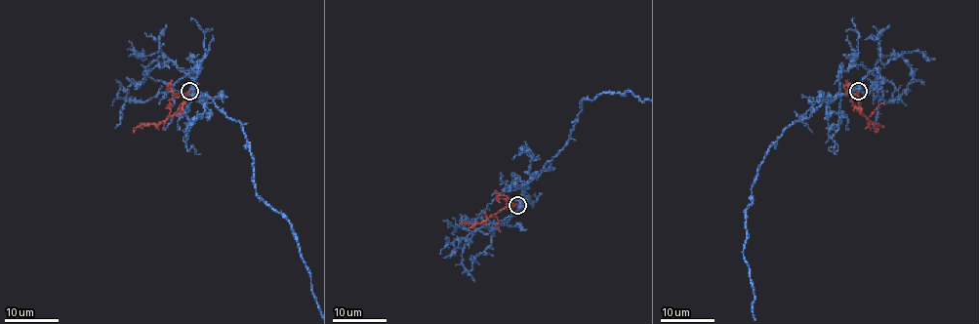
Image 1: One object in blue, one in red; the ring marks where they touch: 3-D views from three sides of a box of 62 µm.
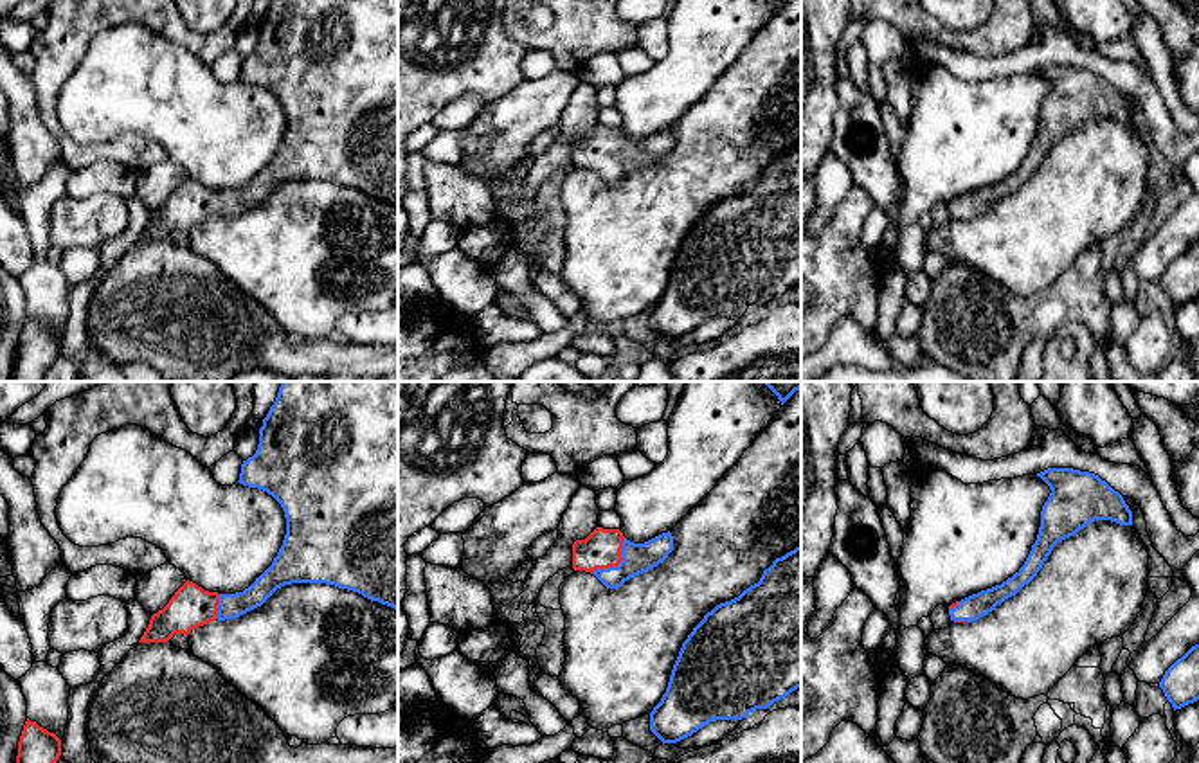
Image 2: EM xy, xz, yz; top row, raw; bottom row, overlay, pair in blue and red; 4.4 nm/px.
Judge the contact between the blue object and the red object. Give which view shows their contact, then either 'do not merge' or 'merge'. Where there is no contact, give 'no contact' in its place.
xz | merge

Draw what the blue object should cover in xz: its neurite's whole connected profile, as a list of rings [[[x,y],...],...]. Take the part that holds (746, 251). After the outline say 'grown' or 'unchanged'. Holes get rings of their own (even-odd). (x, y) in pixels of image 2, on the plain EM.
[[[801,142],[776,155],[758,180],[717,202],[682,239],[650,328],[677,340],[709,319],[742,317],[801,284]]]; unchanged

